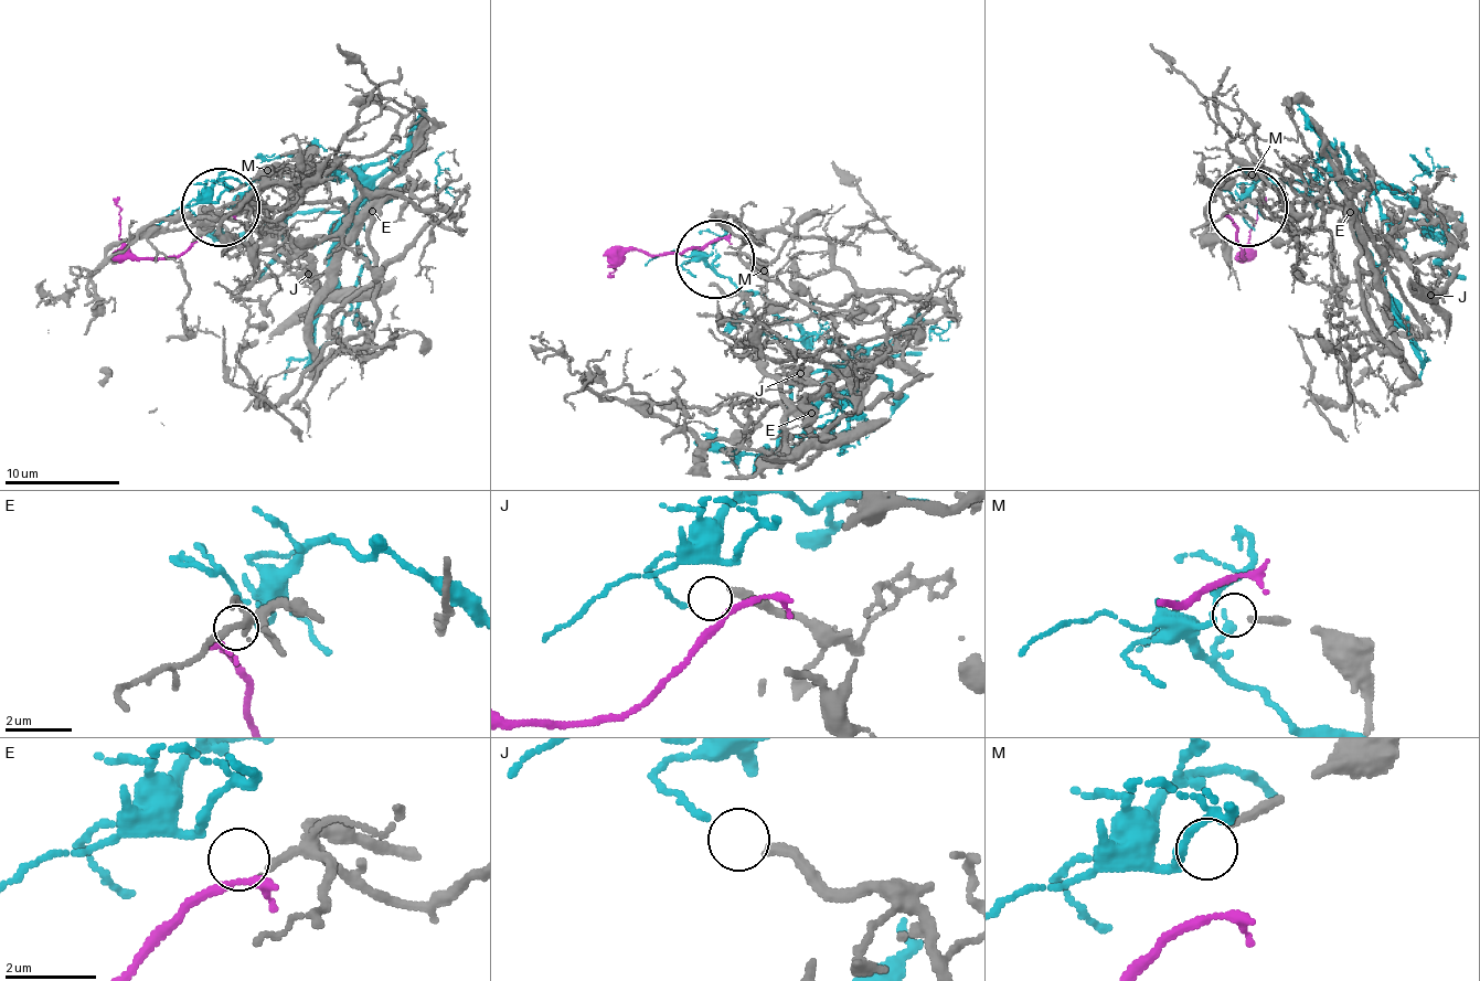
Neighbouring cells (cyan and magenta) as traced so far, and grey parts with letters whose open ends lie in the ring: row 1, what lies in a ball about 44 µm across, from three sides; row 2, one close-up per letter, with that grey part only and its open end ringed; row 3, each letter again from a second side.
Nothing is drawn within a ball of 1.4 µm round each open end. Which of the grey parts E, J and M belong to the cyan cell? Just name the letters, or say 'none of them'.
none of them

